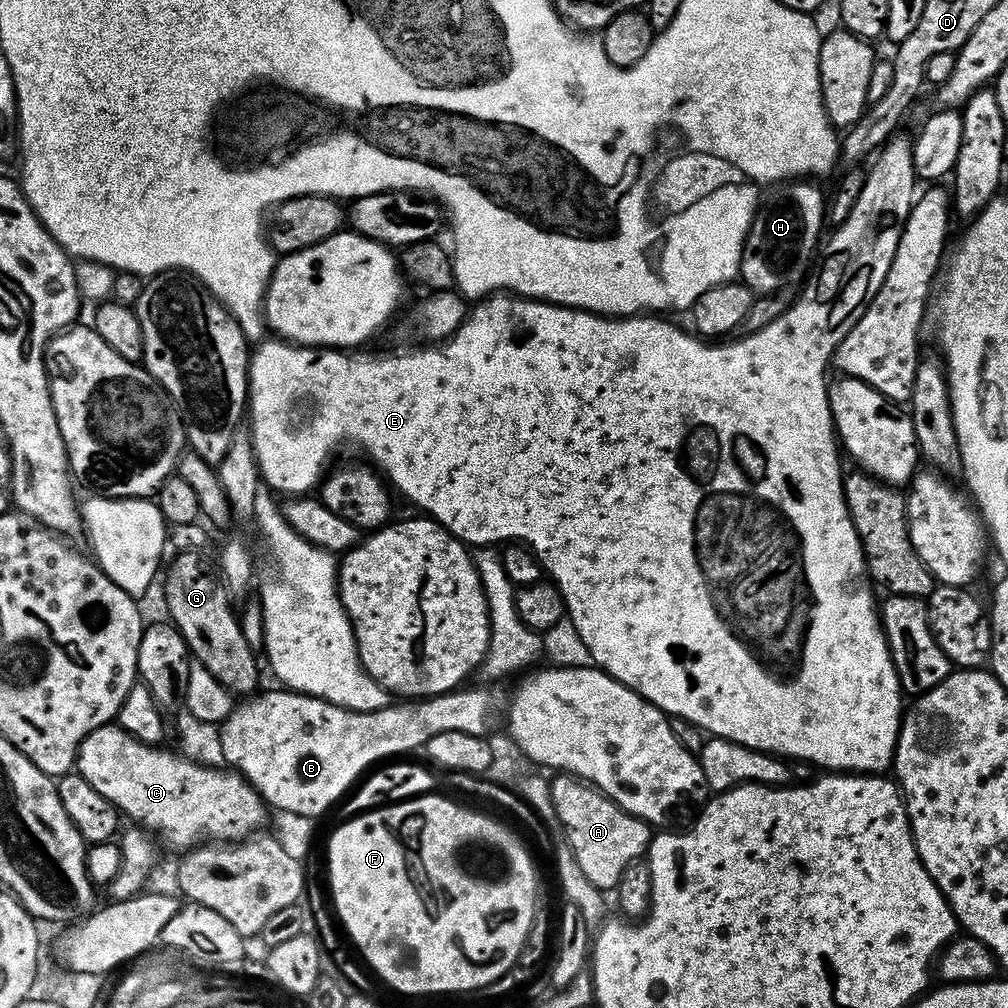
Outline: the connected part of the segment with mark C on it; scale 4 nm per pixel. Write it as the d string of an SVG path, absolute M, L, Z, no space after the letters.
M109 722L84 736L76 755L75 771L86 778L86 782L90 782L90 786L94 786L94 790L98 790L98 794L109 800L127 819L129 816L132 822L149 833L161 832L179 850L191 849L199 841L196 840L199 836L206 835L218 836L222 842L236 842L247 837L255 829L252 828L255 824L263 822L265 801L243 775L232 770L219 772L219 767L205 766L187 755L179 755L167 752L164 746L144 744L123 728Z

